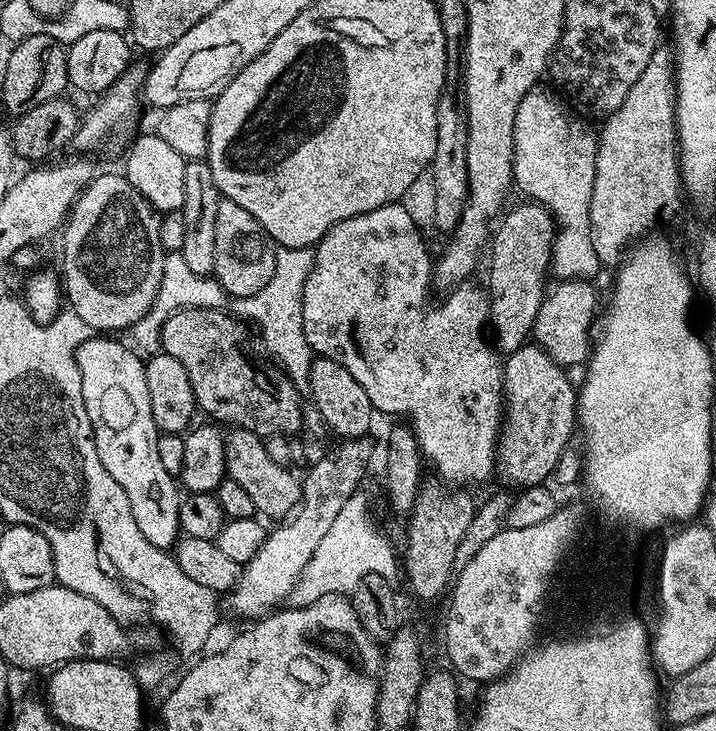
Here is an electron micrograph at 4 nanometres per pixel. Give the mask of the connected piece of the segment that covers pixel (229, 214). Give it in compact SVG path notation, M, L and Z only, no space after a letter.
M219 199L212 226L212 266L215 283L229 297L246 298L263 292L276 271L275 253L252 214L236 202Z

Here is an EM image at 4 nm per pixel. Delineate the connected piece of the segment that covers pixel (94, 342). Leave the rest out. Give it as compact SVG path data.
M92 334L76 351L78 370L82 374L82 402L90 418L92 441L102 458L102 466L106 466L114 482L126 490L134 520L144 537L154 546L168 550L181 535L182 492L158 459L158 438L162 433L154 422L150 406L145 361L127 343L124 345L122 341L112 339L116 338L108 334Z

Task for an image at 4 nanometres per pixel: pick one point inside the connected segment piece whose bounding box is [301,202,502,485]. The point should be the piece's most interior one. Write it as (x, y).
(362, 303)

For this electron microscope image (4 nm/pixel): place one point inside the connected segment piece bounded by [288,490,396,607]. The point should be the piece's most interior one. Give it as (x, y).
(352, 549)

